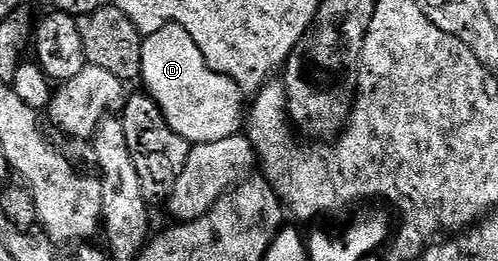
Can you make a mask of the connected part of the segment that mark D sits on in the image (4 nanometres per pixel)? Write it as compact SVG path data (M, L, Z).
M166 24L153 35L144 37L142 46L142 85L147 94L158 104L165 114L166 121L171 129L177 131L188 143L192 145L205 142L217 142L224 138L238 135L245 118L245 94L235 82L227 75L217 74L201 54L189 32L176 24Z

